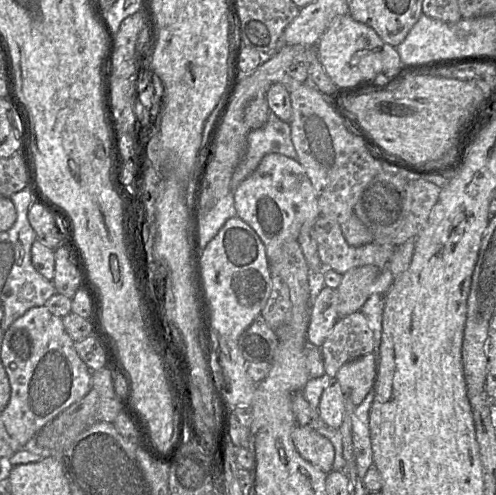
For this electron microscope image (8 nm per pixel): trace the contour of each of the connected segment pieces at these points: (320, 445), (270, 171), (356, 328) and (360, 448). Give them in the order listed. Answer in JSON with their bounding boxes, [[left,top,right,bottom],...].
[[292,425,334,473],[234,153,321,269],[320,311,374,378],[351,391,374,479]]

